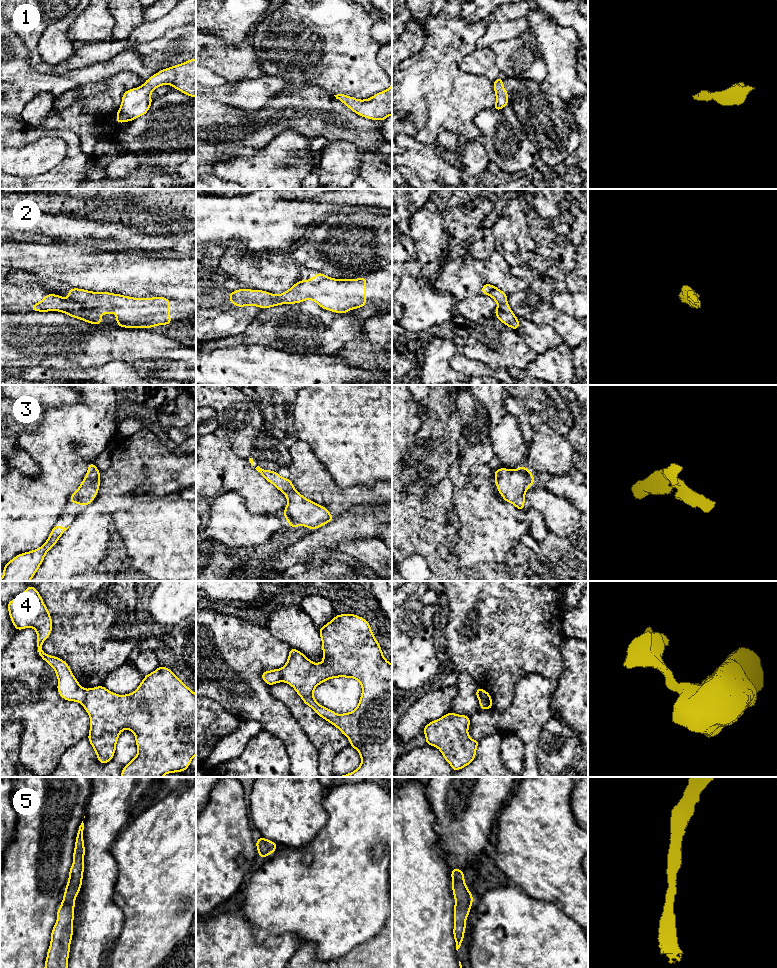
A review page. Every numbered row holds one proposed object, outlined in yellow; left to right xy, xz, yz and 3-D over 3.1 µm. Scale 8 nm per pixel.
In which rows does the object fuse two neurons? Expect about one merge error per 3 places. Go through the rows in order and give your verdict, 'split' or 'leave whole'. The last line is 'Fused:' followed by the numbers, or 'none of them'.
1: leave whole
2: leave whole
3: leave whole
4: split
5: leave whole
Fused: 4

